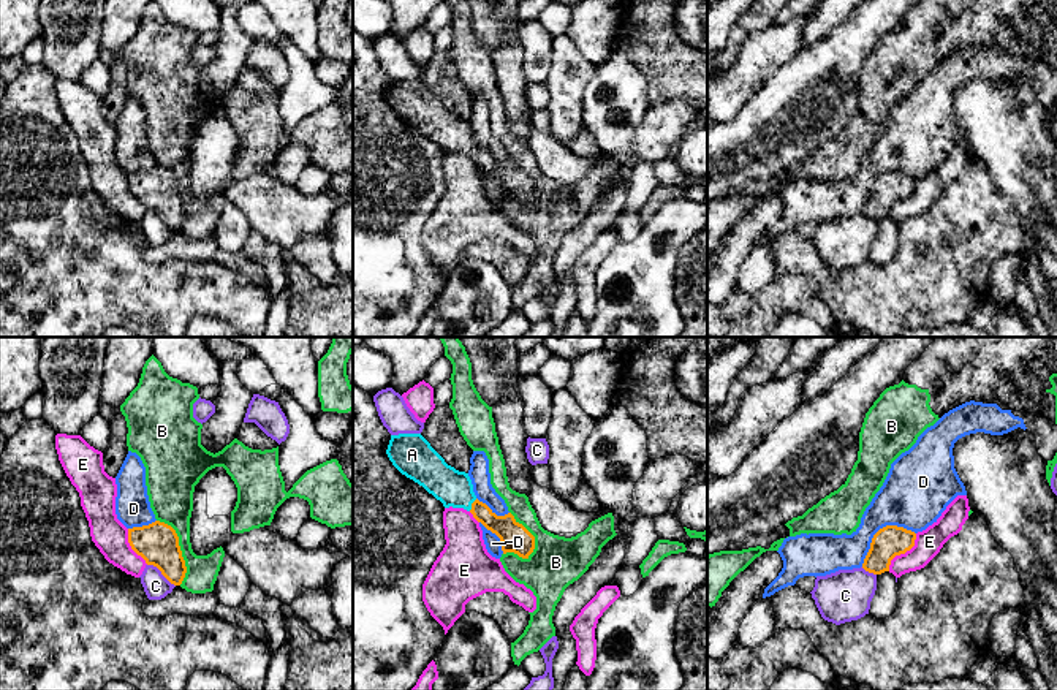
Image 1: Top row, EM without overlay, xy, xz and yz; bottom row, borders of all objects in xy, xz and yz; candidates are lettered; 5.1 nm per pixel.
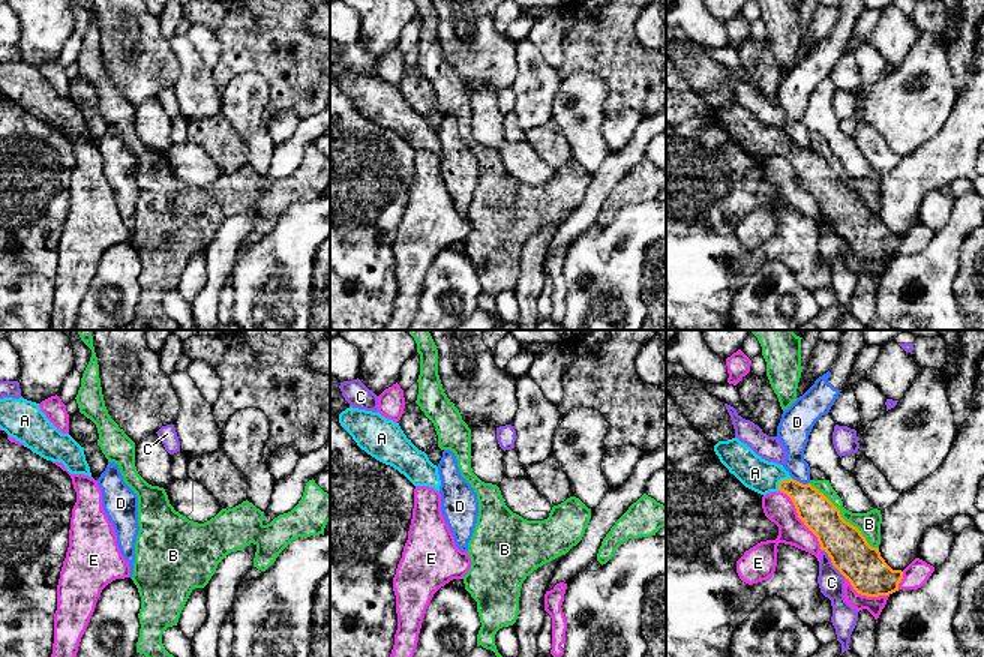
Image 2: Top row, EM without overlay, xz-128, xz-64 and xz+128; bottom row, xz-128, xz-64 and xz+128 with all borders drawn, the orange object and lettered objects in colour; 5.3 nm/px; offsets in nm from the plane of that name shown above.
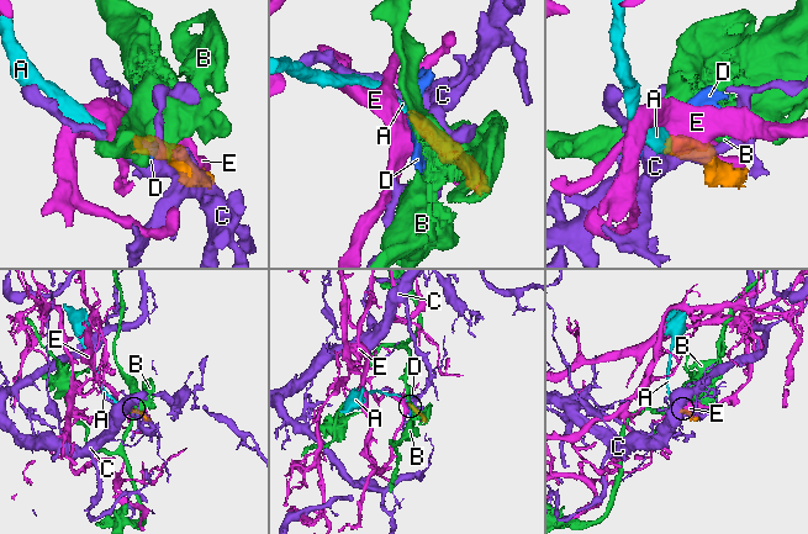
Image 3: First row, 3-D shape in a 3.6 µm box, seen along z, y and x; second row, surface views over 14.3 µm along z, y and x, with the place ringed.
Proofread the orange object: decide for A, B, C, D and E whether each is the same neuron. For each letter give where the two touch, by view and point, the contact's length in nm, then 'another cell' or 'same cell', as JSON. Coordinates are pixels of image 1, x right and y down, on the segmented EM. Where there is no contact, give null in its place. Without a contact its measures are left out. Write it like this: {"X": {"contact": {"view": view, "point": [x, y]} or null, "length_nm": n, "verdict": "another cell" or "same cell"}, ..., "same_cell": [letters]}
{"A": {"contact": {"view": "xz", "point": [472, 505]}, "length_nm": 80, "verdict": "same cell"}, "B": {"contact": {"view": "xz", "point": [532, 535]}, "length_nm": 260, "verdict": "another cell"}, "C": {"contact": {"view": "xy", "point": [162, 573]}, "length_nm": 180, "verdict": "another cell"}, "D": {"contact": {"view": "yz", "point": [878, 530]}, "length_nm": 320, "verdict": "another cell"}, "E": {"contact": {"view": "yz", "point": [902, 553]}, "length_nm": 240, "verdict": "another cell"}, "same_cell": ["A"]}

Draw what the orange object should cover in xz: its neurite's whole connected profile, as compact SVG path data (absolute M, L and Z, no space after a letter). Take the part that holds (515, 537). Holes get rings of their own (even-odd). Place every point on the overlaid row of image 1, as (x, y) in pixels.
M421 434L391 435L386 454L392 465L407 478L422 486L445 508L464 508L502 541L502 551L522 559L535 549L535 536L511 513L497 516L473 492L465 472L448 465Z

